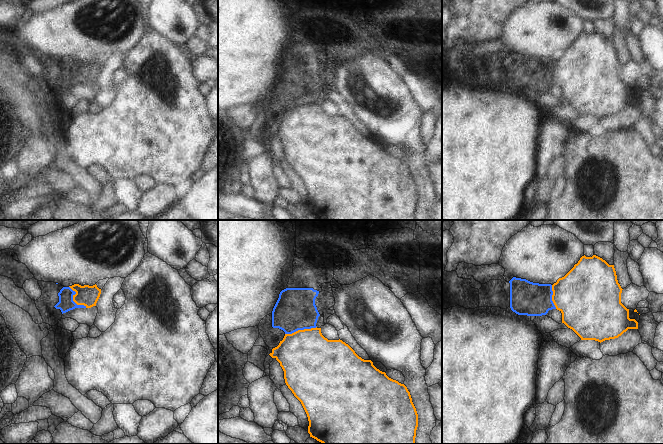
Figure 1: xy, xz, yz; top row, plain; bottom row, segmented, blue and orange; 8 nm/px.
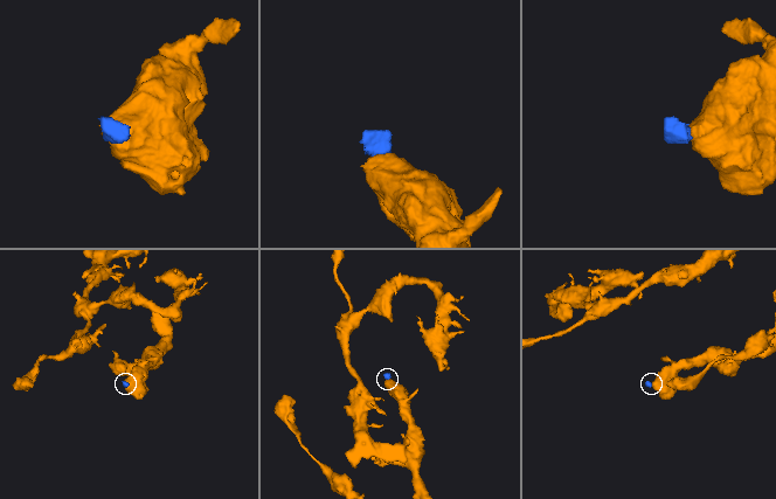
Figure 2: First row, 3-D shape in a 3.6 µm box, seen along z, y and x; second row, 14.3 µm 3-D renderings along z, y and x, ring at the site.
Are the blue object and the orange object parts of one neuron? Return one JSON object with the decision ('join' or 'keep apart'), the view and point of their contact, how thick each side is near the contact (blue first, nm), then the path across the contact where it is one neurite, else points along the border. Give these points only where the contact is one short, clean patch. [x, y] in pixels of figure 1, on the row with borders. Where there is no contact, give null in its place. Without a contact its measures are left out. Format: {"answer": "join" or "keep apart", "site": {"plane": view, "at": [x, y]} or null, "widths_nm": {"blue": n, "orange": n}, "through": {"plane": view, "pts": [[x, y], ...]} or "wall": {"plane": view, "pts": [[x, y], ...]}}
{"answer": "keep apart", "site": {"plane": "xz", "at": [300, 329]}, "widths_nm": {"blue": 320, "orange": 440}, "wall": {"plane": "xz", "pts": [[316, 326], [310, 329], [298, 329], [285, 334]]}}

